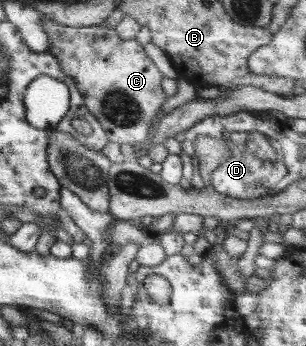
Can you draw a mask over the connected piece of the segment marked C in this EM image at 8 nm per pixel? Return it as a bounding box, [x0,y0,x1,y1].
[46,18,169,146]

